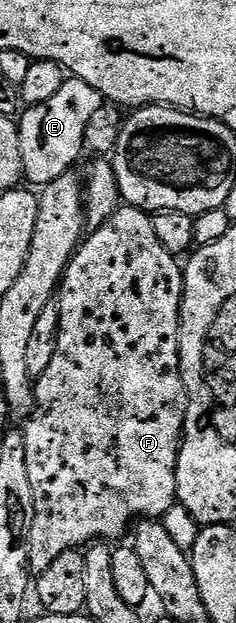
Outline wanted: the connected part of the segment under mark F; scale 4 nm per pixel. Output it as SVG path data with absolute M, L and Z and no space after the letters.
M118 206L111 220L96 227L92 233L78 246L77 253L61 277L55 299L59 312L59 344L55 344L55 356L51 359L47 372L36 379L33 416L23 426L27 448L27 477L31 480L31 496L35 496L35 516L29 537L29 568L34 575L47 572L47 568L51 568L51 564L55 564L63 552L88 547L98 540L121 538L125 533L130 533L131 527L138 520L164 519L165 513L177 502L177 457L181 451L189 407L189 397L181 375L181 298L185 295L183 266L171 252L167 252L167 248L163 248L163 244L159 244L152 217L134 206Z

